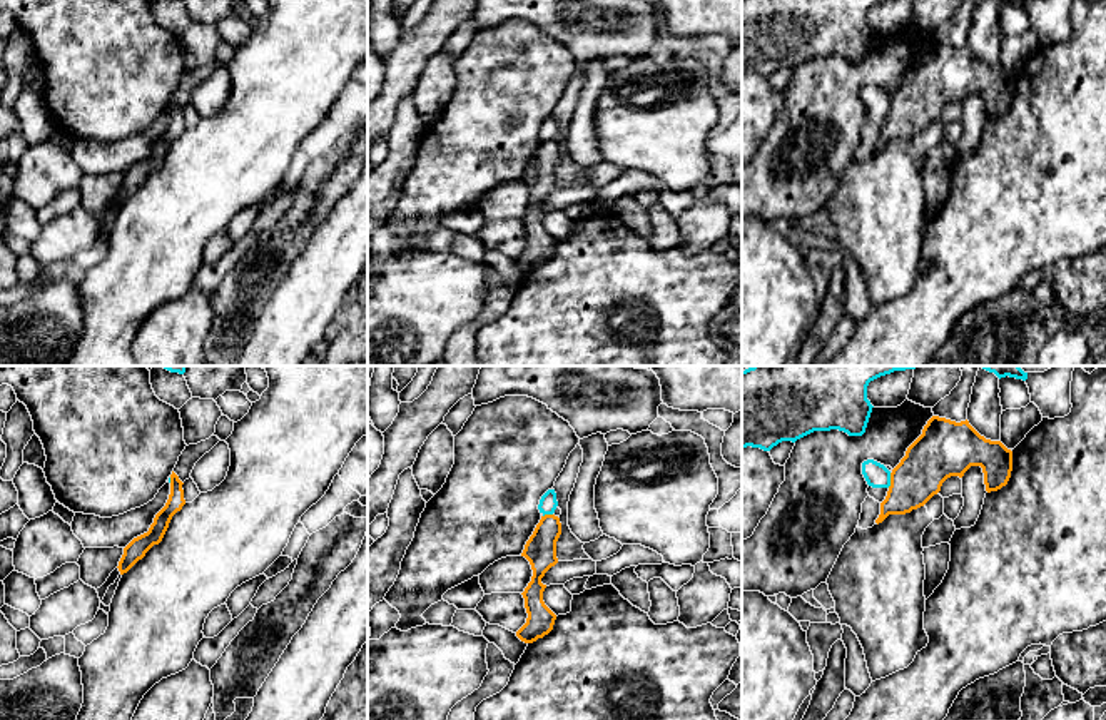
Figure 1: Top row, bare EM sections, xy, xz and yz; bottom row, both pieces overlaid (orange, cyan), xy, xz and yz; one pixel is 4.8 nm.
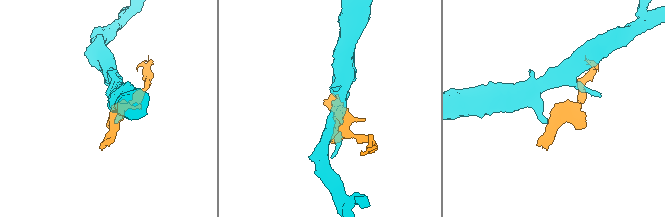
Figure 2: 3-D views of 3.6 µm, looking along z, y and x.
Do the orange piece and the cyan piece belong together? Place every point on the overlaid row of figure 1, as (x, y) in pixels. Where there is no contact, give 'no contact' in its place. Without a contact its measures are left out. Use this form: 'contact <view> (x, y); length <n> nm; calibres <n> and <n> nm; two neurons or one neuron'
contact yz (891, 480); length 70 nm; calibres 240 and 120 nm; two neurons

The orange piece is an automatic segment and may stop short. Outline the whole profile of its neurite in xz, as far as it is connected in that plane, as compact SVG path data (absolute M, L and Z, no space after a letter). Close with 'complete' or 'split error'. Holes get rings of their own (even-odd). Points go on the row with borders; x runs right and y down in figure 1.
M555 515L541 516L533 535L525 545L525 556L533 570L531 581L521 593L528 613L526 623L516 631L516 636L525 643L533 643L553 630L556 615L545 605L541 583L545 573L558 563L556 541L561 535L560 518Z | complete

